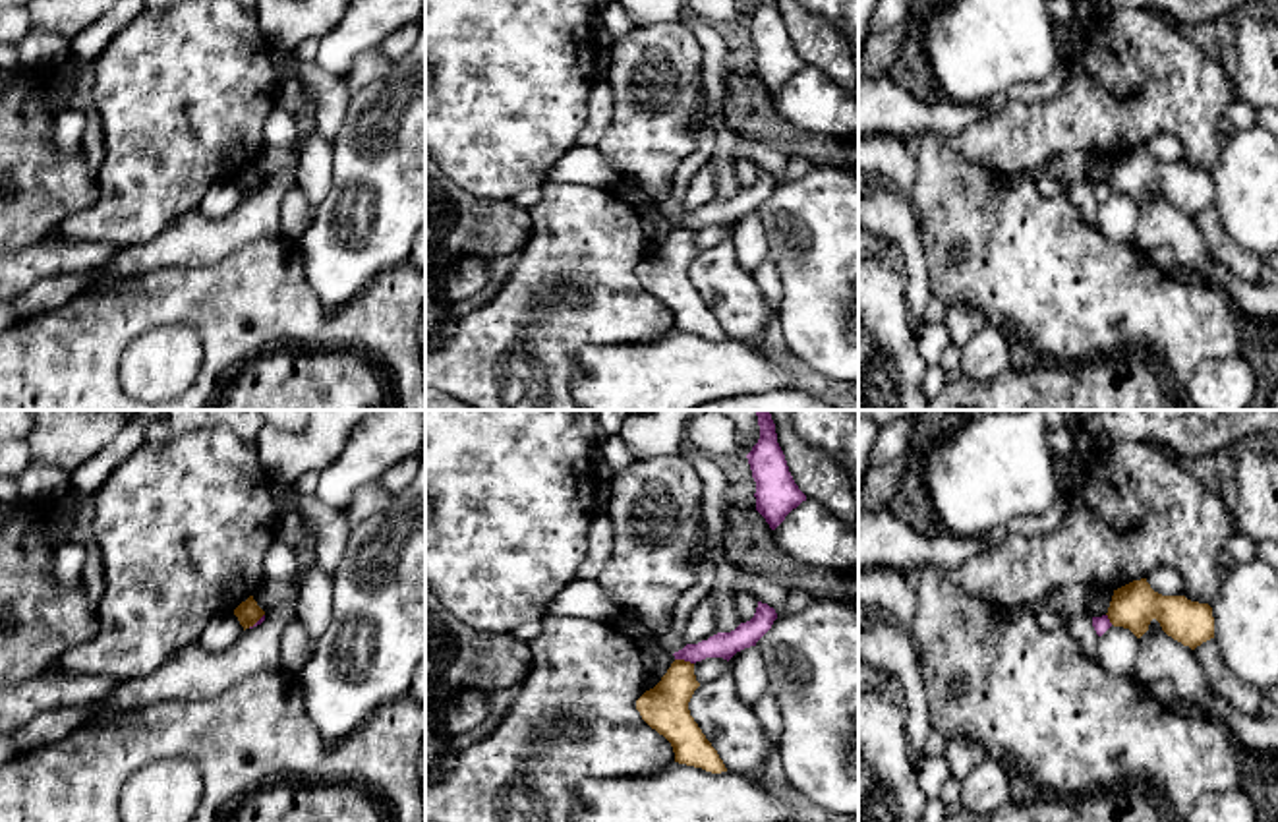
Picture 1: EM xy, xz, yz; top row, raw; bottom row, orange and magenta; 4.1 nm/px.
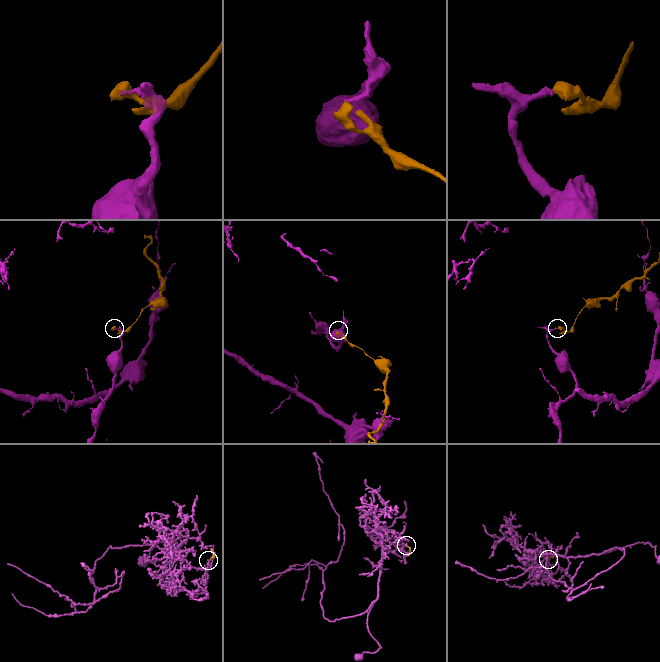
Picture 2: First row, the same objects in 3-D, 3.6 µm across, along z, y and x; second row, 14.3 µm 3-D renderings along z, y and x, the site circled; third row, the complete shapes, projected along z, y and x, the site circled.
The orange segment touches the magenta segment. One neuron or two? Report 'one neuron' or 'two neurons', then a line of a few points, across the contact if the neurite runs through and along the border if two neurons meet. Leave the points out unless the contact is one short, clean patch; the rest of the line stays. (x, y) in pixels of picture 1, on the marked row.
two neurons | xz (675, 658), (693, 664)

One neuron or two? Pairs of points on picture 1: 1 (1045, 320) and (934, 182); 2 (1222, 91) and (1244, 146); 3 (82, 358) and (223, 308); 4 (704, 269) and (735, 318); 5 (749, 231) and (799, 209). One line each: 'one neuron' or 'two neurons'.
1: one neuron
2: two neurons
3: one neuron
4: one neuron
5: two neurons

